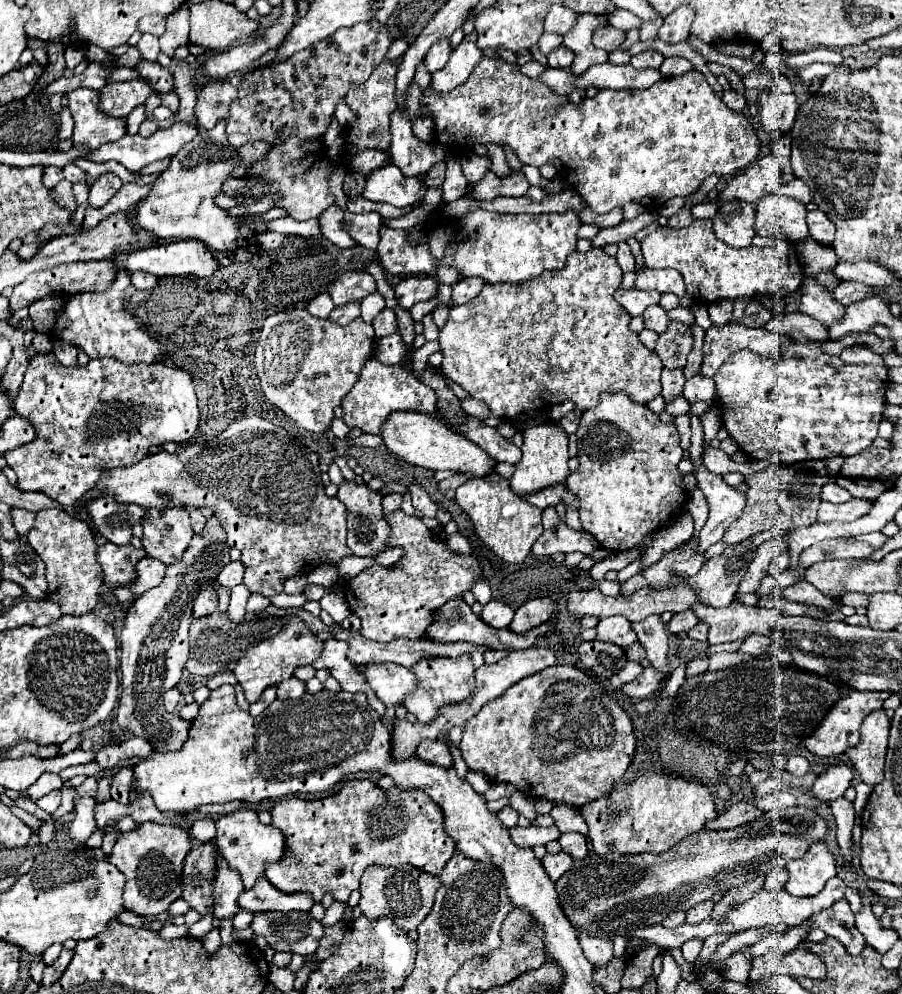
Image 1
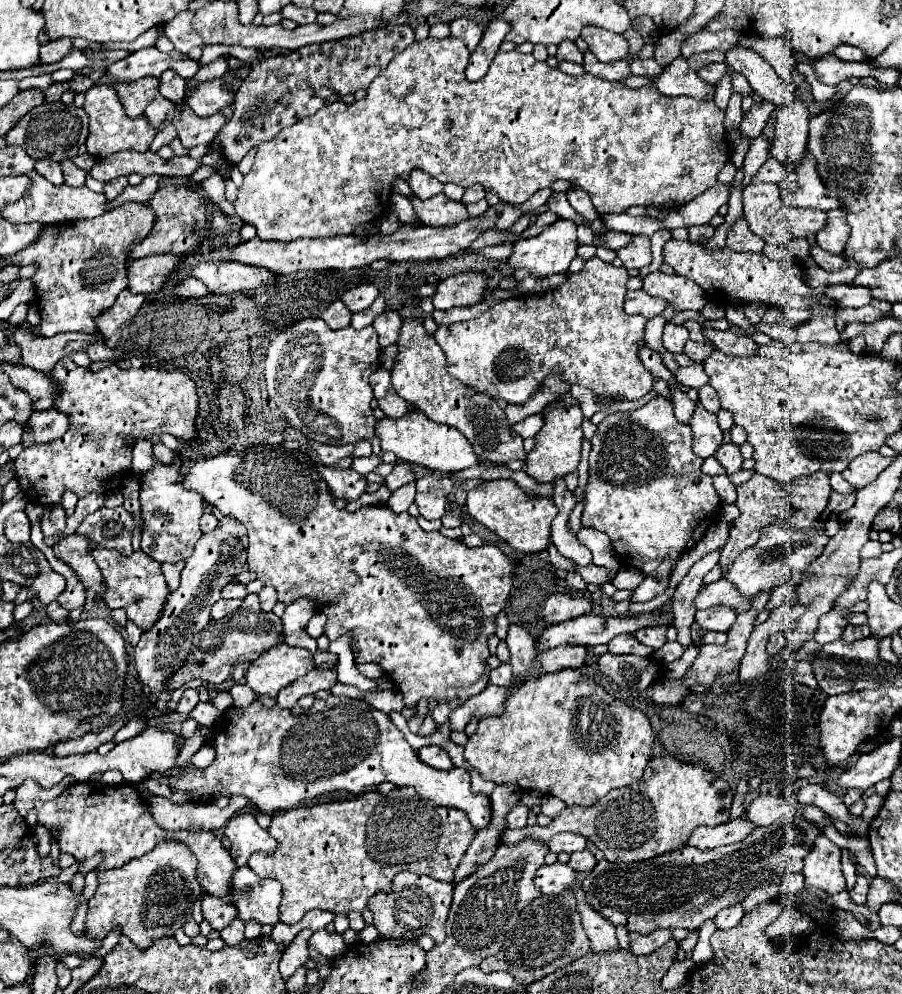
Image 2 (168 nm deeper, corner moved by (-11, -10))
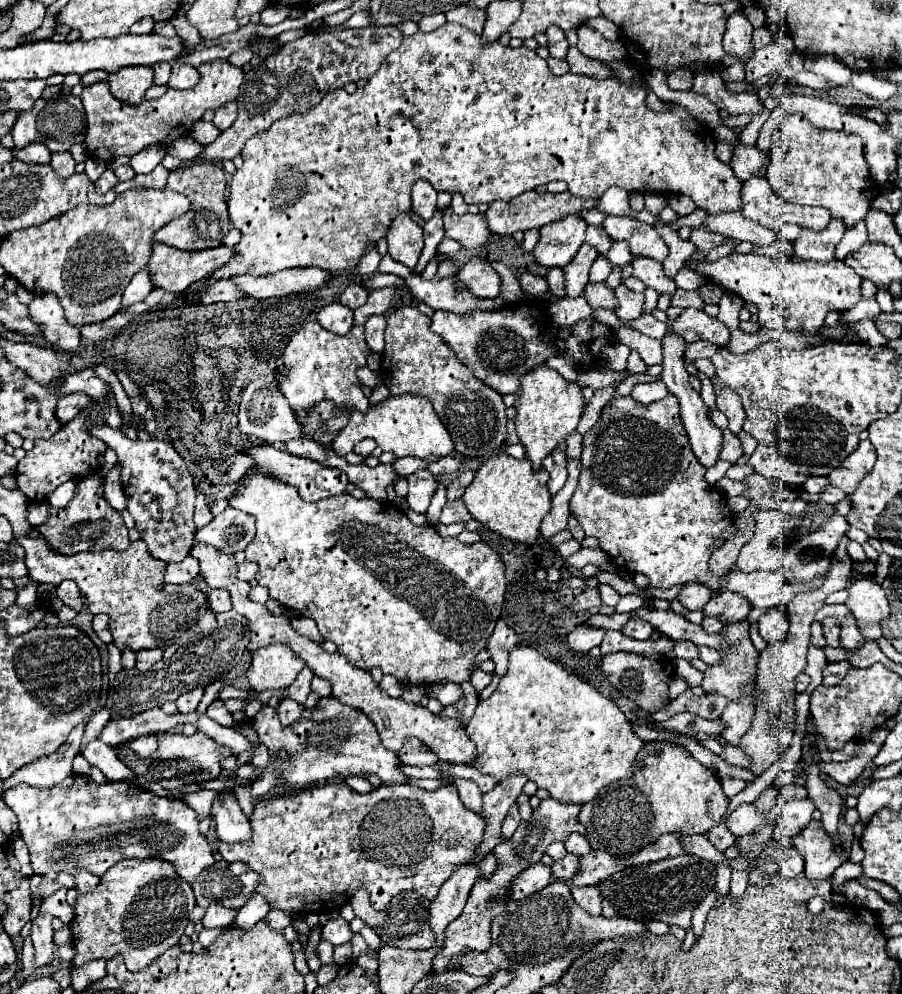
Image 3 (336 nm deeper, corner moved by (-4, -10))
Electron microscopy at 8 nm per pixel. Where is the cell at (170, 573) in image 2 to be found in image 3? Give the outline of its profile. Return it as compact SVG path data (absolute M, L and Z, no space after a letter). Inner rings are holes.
M187 556L177 564L167 564L165 584L187 584L193 580L193 576L197 576L197 572L199 572L197 560L193 556Z

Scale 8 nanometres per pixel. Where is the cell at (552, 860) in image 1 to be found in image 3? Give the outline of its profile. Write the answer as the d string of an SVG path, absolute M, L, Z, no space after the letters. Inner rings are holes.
M537 862L537 864L529 866L525 872L521 872L521 876L517 876L509 896L513 900L527 898L527 896L543 890L549 882L551 882L551 868L547 868L541 862Z

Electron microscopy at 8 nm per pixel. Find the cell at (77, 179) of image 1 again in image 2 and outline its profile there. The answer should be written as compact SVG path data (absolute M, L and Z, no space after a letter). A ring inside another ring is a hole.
M62 160L60 164L62 164L62 172L64 172L64 182L68 186L84 184L84 180L86 180L86 172L84 170L76 168L76 164L72 160Z

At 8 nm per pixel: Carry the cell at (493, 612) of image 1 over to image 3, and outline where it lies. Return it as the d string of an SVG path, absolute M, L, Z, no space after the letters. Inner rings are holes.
M519 644L519 646L513 646L509 650L509 670L507 674L501 678L501 682L497 684L497 688L493 690L493 694L485 700L485 702L479 702L477 704L477 710L473 714L473 718L469 720L467 724L467 736L471 742L475 742L477 746L477 754L475 754L475 760L471 762L471 766L475 770L479 770L481 774L487 774L487 776L493 776L497 782L513 776L513 774L525 774L529 780L533 780L539 788L545 788L549 790L551 798L559 800L559 802L565 802L565 804L587 804L589 800L593 800L597 796L597 792L601 790L601 786L607 786L609 782L615 782L615 780L623 780L623 778L631 778L633 776L633 762L635 762L635 756L637 752L643 748L643 740L633 732L633 726L631 722L625 718L625 714L619 710L617 704L613 704L609 698L601 696L589 682L583 682L579 676L567 672L561 664L555 664L553 660L547 660L539 650L531 648L531 646L525 646L525 644Z

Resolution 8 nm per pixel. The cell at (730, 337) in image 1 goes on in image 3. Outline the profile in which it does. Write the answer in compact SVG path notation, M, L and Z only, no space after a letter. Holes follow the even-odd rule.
M685 308L681 316L671 324L673 332L681 334L687 342L707 340L717 346L727 346L731 332L725 324L721 324L717 318L707 316L703 310Z

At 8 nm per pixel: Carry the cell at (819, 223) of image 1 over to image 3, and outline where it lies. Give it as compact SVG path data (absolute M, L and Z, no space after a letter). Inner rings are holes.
M831 218L829 226L825 230L803 230L801 236L793 242L793 250L797 258L803 260L821 260L821 262L829 262L833 260L833 252L835 246L839 244L839 240L843 238L847 226L843 224L843 220Z

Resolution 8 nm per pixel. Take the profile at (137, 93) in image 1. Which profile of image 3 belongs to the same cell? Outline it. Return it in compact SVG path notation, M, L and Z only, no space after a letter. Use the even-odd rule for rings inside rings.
M129 66L121 68L115 74L109 74L109 86L111 94L125 102L125 104L137 104L143 100L145 92L153 86L153 68L149 66Z

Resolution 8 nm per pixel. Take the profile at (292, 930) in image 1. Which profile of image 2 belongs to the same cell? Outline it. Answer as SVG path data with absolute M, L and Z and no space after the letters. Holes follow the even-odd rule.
M326 930L314 932L312 938L308 940L308 946L316 948L326 958L336 958L336 956L344 954L344 950L346 950L342 934L338 934L338 932L326 932Z

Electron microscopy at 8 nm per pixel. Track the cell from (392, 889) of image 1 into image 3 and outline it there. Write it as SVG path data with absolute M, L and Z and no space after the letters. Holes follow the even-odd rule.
M361 890L357 892L353 898L351 898L351 906L353 906L353 912L357 918L361 918L367 926L371 926L379 938L389 944L389 946L395 946L395 948L413 948L413 950L427 950L427 948L433 948L437 938L435 938L435 932L429 924L429 906L431 902L425 900L423 896L417 896L415 890L407 890L407 892L401 892L397 894L389 906L385 910L375 910L375 908L369 908L369 900L367 900L367 892Z

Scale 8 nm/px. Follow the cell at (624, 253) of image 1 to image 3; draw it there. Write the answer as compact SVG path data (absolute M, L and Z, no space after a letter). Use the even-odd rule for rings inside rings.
M609 216L603 222L605 232L613 242L627 242L631 256L643 256L657 262L663 262L667 256L667 246L657 236L653 226L633 220L633 218L615 218Z

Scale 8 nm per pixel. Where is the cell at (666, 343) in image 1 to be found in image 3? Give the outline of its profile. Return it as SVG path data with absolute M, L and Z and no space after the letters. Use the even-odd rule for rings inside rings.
M691 342L685 348L685 360L693 362L697 358L709 358L709 356L713 356L713 352L717 352L715 344L709 344L709 342Z

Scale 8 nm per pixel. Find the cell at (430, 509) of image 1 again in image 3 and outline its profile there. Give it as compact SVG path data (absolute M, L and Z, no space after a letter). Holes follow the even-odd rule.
M419 470L417 474L411 474L407 482L409 482L409 494L407 494L409 508L419 514L425 514L437 490L437 478L427 470Z

